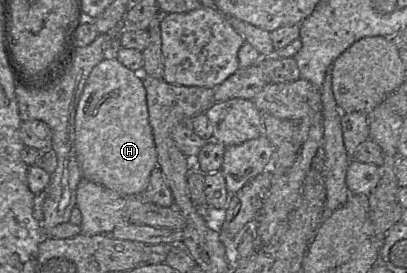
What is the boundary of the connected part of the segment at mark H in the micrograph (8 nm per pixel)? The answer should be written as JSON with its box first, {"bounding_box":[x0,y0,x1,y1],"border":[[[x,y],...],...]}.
{"bounding_box":[75,58,158,196],"border":[[[104,58],[89,74],[75,114],[75,151],[83,178],[123,196],[141,195],[147,188],[152,170],[158,167],[142,80],[140,73],[126,68],[117,58]]]}

